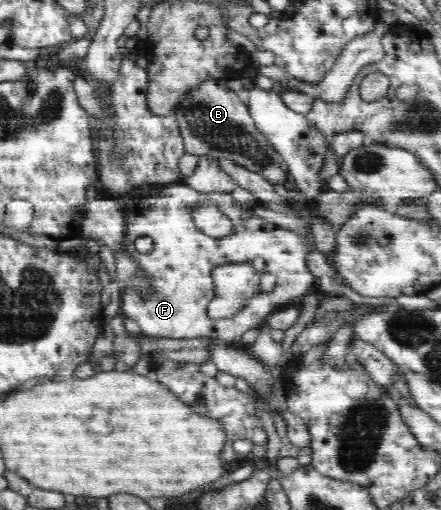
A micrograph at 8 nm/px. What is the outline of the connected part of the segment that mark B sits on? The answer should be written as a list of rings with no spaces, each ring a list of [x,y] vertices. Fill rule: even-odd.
[[[208,80],[189,90],[185,96],[172,112],[184,141],[185,154],[227,158],[238,166],[265,176],[273,185],[285,184],[288,170],[283,158],[255,127],[247,103],[240,94],[234,93],[225,84]]]

